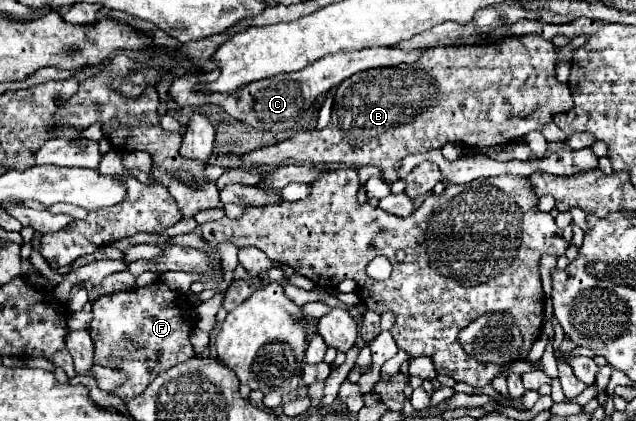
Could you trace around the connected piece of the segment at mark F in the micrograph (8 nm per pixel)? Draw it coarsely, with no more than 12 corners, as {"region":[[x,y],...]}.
{"region":[[161,280],[93,302],[95,364],[139,396],[195,356],[187,298]]}

